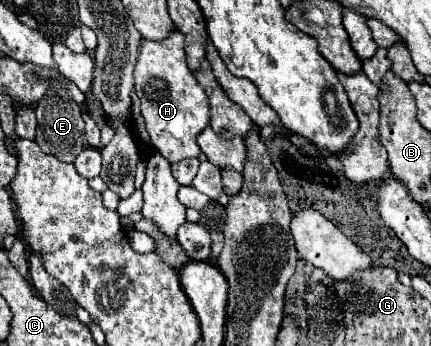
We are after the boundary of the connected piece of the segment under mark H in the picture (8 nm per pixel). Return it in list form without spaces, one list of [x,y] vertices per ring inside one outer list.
[[[173,31],[163,43],[143,41],[135,65],[135,89],[141,99],[141,113],[151,135],[151,145],[171,163],[199,157],[201,149],[197,145],[197,135],[209,127],[211,107],[207,93],[187,65],[185,39],[179,31]]]

